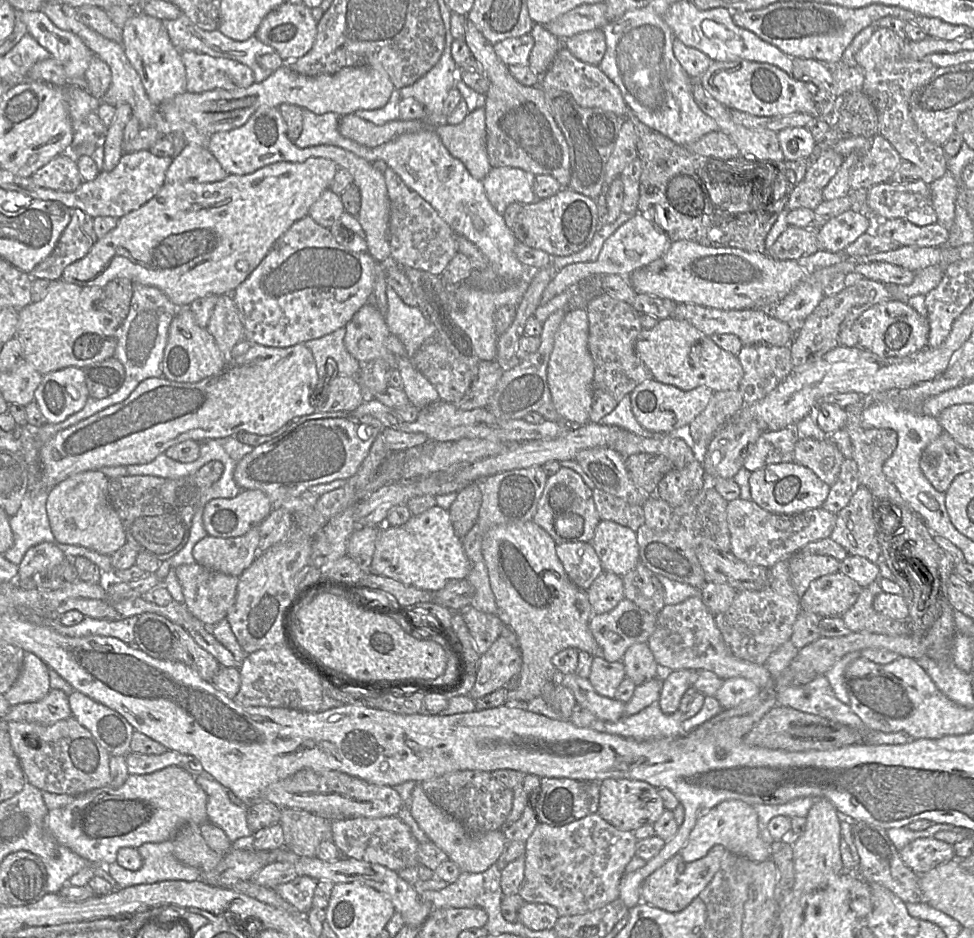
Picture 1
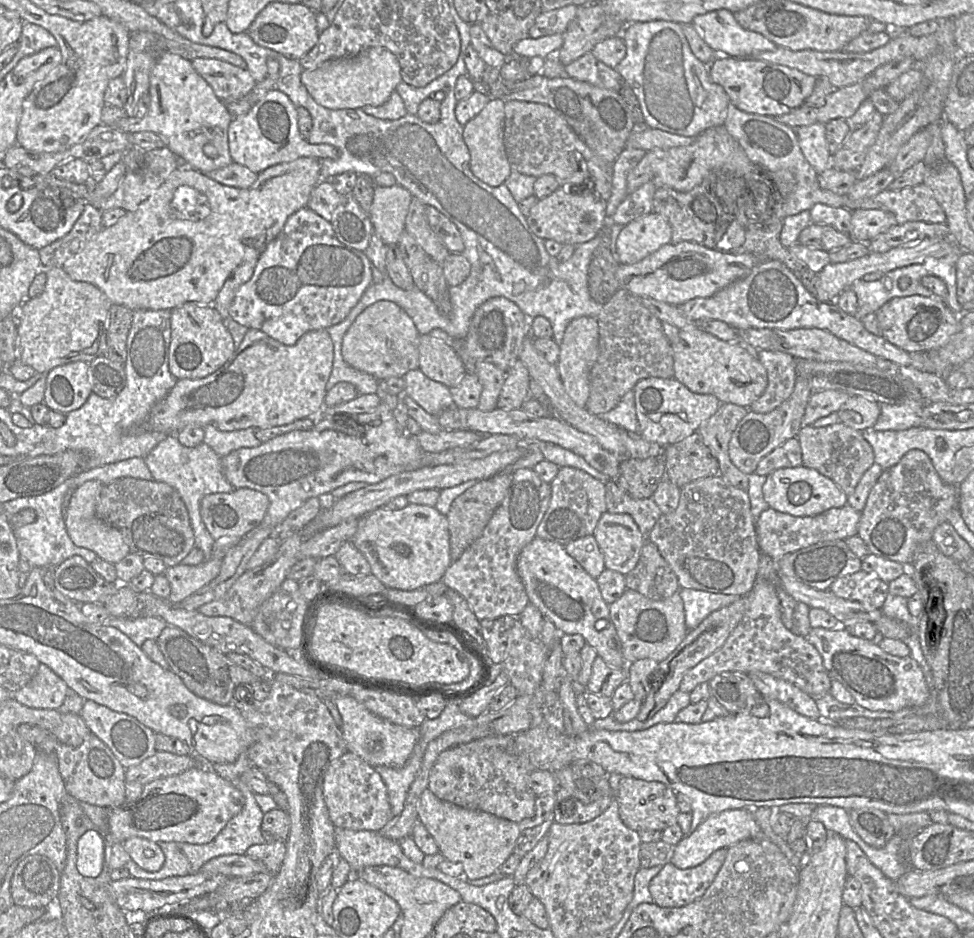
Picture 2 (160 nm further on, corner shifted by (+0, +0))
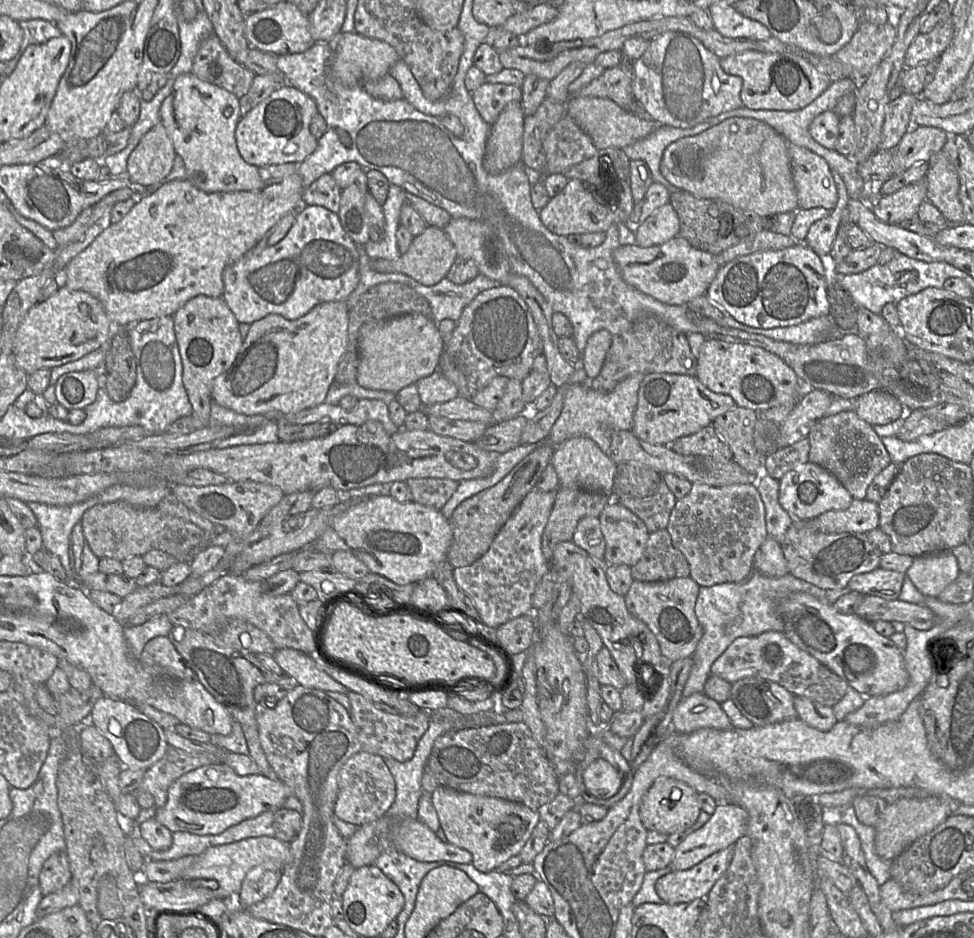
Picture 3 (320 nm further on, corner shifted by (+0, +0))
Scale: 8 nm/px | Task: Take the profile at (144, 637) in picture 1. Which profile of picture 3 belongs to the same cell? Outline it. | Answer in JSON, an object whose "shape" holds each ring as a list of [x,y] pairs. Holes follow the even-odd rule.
{"shape":[[[178,625],[173,626],[168,638],[183,658],[186,666],[193,672],[194,678],[241,725],[248,747],[248,755],[257,764],[260,774],[271,780],[279,780],[268,763],[259,741],[254,690],[260,684],[278,682],[281,676],[264,667],[256,656],[247,650],[217,645],[212,635]]]}

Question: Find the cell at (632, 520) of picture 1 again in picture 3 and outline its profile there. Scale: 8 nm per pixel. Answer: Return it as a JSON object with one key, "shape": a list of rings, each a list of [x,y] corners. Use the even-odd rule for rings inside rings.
{"shape":[[[661,480],[657,492],[651,498],[614,496],[614,500],[640,518],[650,534],[666,529],[671,512],[678,501],[663,480]]]}

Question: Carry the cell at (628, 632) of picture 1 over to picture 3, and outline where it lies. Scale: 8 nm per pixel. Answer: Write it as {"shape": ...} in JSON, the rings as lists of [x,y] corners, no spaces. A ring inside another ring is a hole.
{"shape":[[[691,577],[660,582],[634,580],[624,596],[630,614],[647,625],[658,640],[662,655],[670,661],[692,657],[703,635],[694,610],[700,587]]]}

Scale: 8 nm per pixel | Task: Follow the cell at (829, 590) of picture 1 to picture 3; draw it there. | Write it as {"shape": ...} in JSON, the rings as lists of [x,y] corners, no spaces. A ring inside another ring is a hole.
{"shape":[[[877,568],[853,576],[847,588],[864,596],[876,596],[885,600],[897,600],[906,573]]]}

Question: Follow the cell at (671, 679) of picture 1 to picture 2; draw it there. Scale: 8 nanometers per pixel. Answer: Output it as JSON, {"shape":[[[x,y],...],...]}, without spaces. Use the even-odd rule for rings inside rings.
{"shape":[[[757,577],[746,596],[749,607],[741,622],[718,650],[684,675],[679,690],[690,693],[699,684],[708,683],[723,672],[748,674],[759,671],[795,685],[814,699],[828,694],[832,679],[823,666],[819,652],[804,636],[794,634],[782,622],[778,588],[772,582]]]}

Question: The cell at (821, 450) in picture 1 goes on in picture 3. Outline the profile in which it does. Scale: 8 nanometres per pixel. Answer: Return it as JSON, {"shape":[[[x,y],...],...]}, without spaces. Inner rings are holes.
{"shape":[[[854,410],[824,416],[812,427],[807,438],[810,443],[808,462],[833,474],[855,500],[865,499],[867,488],[875,476],[891,463],[881,437]]]}

